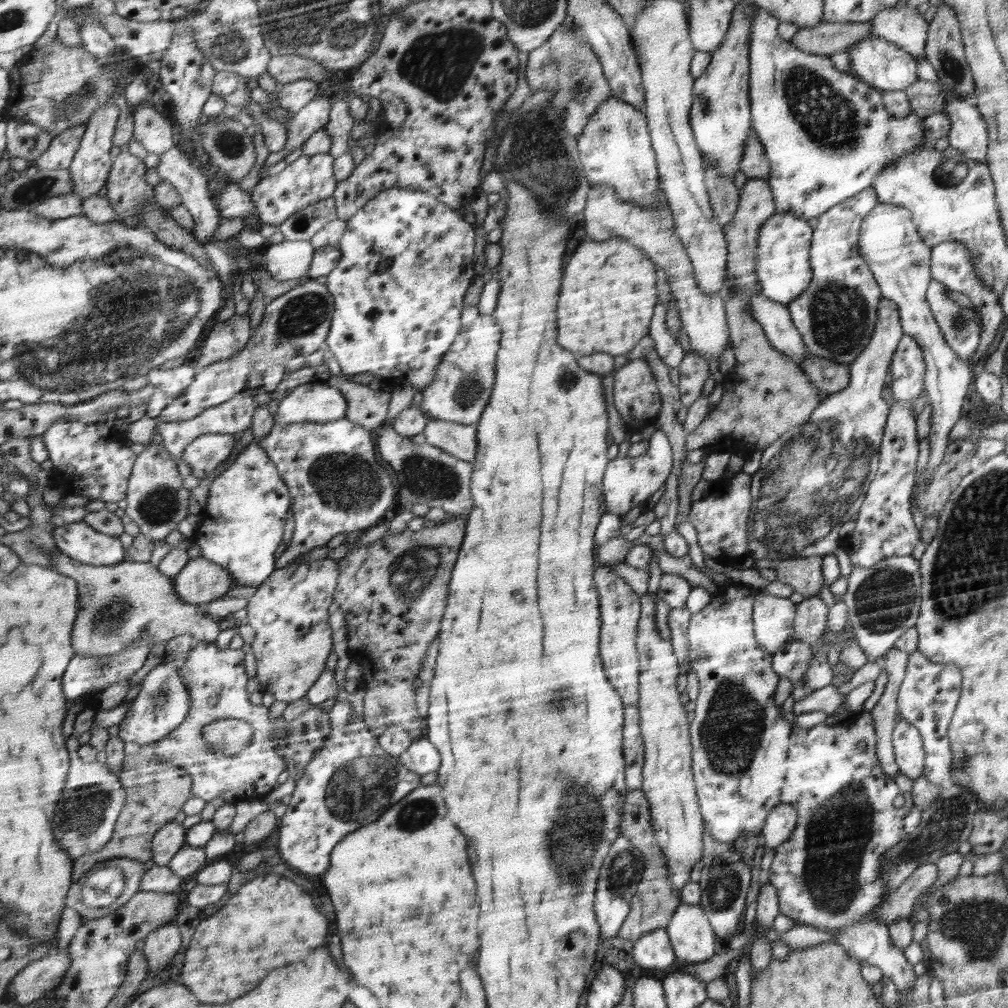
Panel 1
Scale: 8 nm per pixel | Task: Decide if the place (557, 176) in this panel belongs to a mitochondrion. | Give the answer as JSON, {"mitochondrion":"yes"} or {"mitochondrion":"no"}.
{"mitochondrion":"yes"}

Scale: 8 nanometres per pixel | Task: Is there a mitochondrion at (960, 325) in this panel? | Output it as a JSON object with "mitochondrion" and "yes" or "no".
{"mitochondrion":"yes"}

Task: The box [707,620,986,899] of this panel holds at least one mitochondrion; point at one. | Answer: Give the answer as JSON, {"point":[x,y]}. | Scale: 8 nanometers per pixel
{"point":[947,823]}

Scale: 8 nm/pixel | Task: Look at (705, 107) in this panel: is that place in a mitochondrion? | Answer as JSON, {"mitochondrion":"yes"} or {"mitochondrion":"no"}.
{"mitochondrion":"yes"}

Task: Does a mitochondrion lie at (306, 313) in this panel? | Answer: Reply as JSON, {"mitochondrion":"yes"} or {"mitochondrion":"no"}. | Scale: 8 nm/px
{"mitochondrion":"yes"}

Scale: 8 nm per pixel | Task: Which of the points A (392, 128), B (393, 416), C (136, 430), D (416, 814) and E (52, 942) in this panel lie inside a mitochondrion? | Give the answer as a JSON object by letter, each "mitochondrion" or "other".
{"A":"other","B":"other","C":"other","D":"mitochondrion","E":"other"}

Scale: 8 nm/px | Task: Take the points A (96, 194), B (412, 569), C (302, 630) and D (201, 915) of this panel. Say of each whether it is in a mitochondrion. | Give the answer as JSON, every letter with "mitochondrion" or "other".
{"A":"other","B":"mitochondrion","C":"other","D":"other"}

